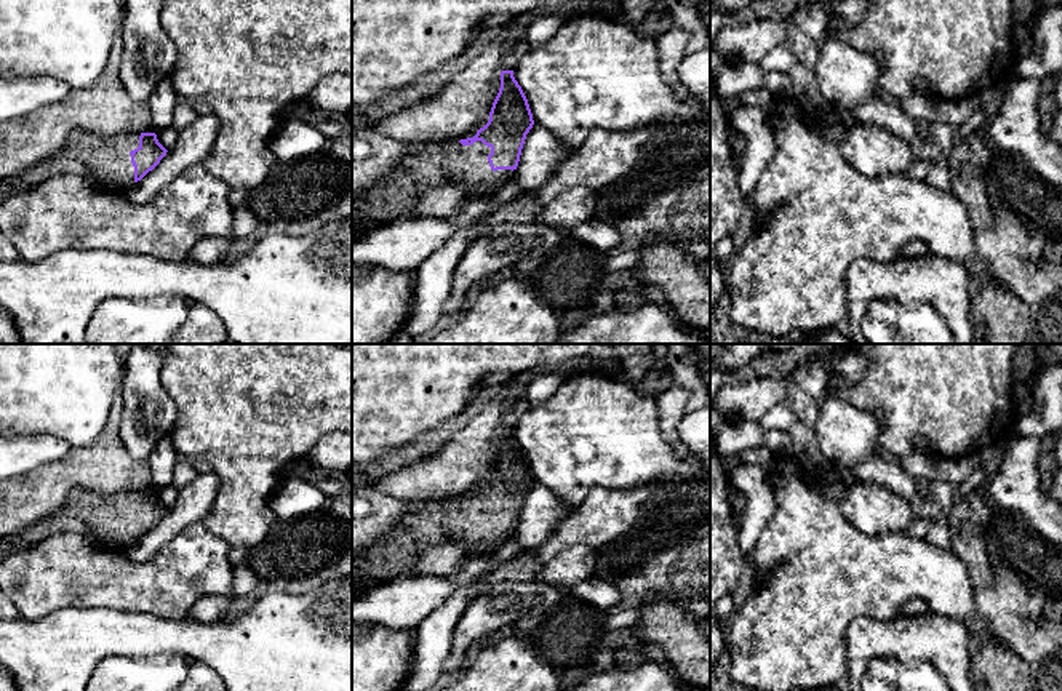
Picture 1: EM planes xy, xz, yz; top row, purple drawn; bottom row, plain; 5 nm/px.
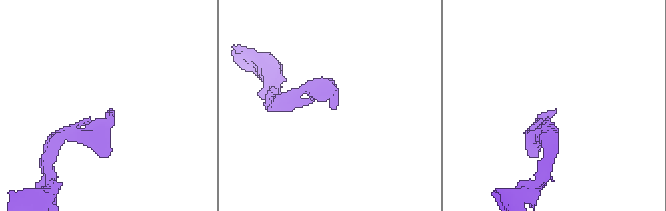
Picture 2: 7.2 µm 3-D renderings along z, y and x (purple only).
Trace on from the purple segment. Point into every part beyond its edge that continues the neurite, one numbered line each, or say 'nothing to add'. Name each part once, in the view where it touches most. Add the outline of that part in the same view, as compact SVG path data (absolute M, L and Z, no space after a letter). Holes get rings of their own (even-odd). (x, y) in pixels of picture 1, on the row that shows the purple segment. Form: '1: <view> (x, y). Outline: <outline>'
1: xz (450, 163). Outline: M464 133L462 136L443 141L440 146L408 155L392 173L366 190L357 205L352 206L352 242L363 238L398 218L411 218L422 192L441 186L465 186L478 195L494 195L510 179L512 170L493 171L488 162L491 147L481 141L472 146L462 146L459 141L473 138L475 134Z

